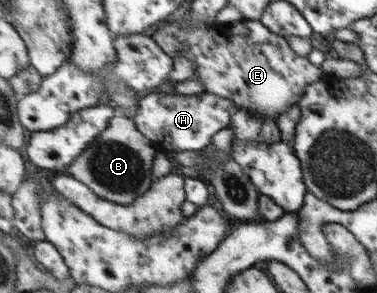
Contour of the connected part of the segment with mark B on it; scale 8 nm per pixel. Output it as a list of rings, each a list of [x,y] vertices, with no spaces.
[[[115,115],[108,128],[88,145],[67,170],[74,179],[80,179],[100,198],[130,205],[148,193],[155,182],[153,164],[159,152],[155,145],[139,129],[135,119]]]

